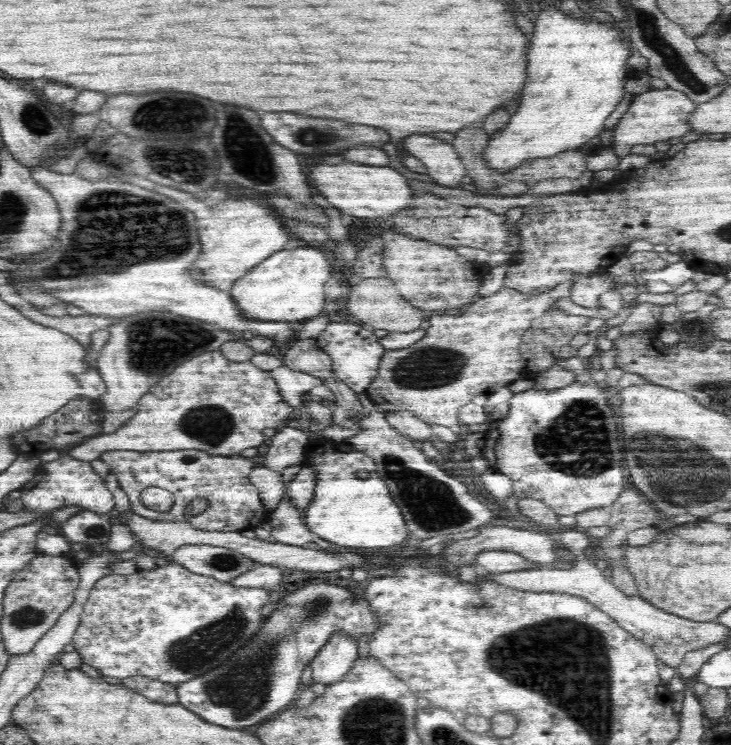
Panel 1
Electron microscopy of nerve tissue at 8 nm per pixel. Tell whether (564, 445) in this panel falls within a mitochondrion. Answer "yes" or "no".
yes

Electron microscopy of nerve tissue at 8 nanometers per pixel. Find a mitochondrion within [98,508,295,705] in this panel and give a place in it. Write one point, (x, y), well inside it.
(205, 646)

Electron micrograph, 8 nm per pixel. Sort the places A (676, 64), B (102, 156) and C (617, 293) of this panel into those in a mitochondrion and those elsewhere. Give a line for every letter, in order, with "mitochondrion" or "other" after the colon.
A: mitochondrion
B: other
C: other

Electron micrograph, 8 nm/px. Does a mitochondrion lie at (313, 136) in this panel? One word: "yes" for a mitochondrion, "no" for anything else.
yes

